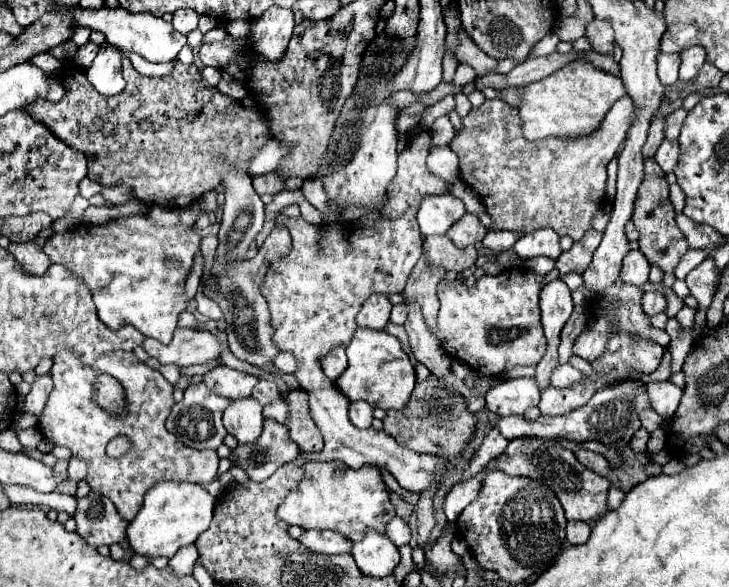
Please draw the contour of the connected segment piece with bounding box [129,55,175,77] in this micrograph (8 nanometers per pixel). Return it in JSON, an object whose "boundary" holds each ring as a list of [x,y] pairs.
{"boundary":[[[129,55],[133,67],[141,73],[141,75],[147,75],[147,77],[165,77],[173,71],[175,67],[175,61],[169,61],[169,63],[149,63],[145,61],[143,57],[139,55]]]}

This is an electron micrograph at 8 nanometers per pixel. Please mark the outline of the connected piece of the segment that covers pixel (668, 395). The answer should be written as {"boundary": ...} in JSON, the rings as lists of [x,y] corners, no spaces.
{"boundary":[[[671,381],[663,383],[647,383],[647,395],[651,401],[651,407],[661,415],[661,417],[671,417],[675,409],[679,407],[681,401],[681,389],[675,387]]]}

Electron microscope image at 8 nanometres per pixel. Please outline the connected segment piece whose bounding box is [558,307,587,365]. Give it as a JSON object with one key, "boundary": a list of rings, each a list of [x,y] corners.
{"boundary":[[[575,307],[573,315],[569,317],[569,321],[565,323],[565,327],[561,331],[561,345],[558,347],[558,364],[567,363],[573,356],[573,343],[581,335],[585,325],[587,325],[587,307]]]}

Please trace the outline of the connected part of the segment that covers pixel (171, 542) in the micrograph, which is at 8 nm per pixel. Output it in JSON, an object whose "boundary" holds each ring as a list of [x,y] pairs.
{"boundary":[[[159,481],[147,491],[145,503],[127,527],[127,539],[135,553],[145,557],[173,557],[181,547],[191,545],[209,527],[215,511],[215,497],[205,487],[187,481]]]}

